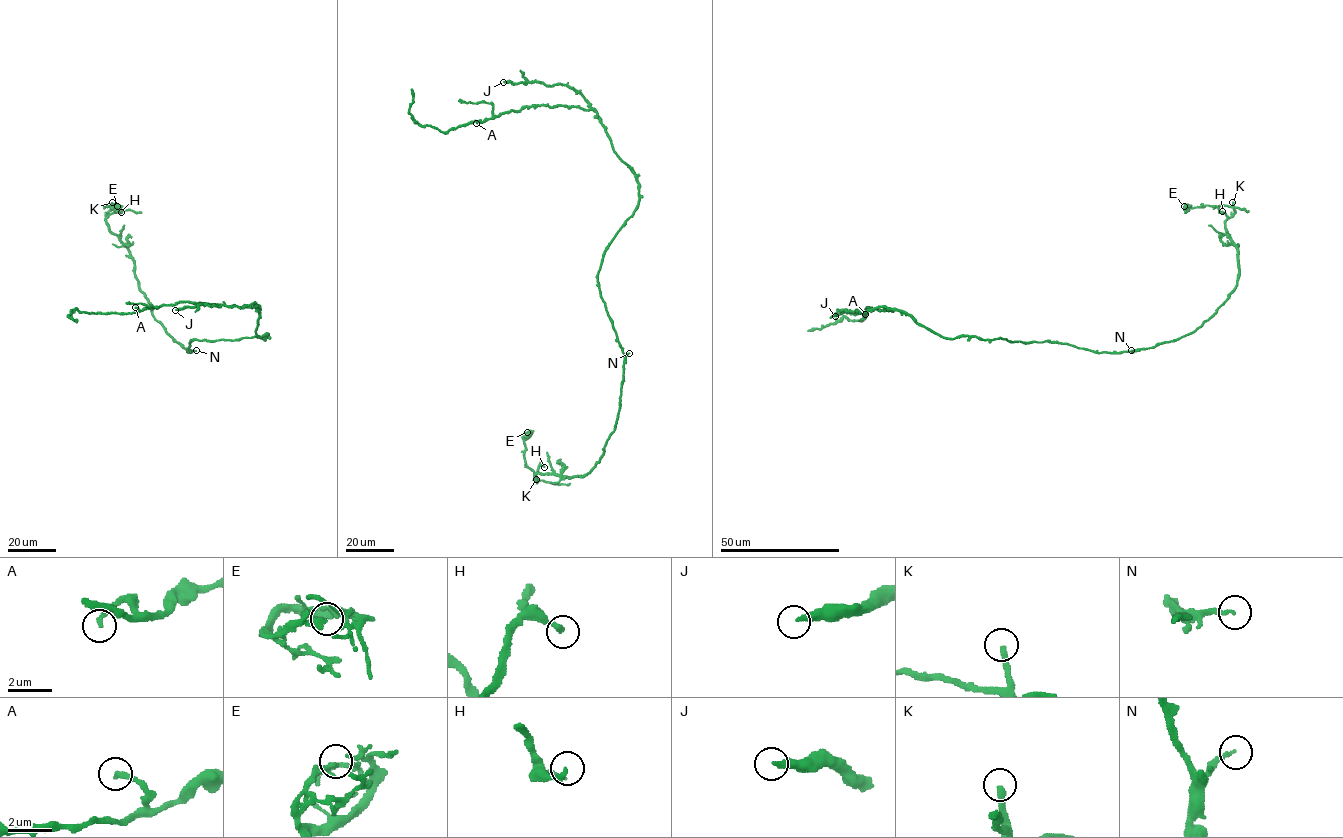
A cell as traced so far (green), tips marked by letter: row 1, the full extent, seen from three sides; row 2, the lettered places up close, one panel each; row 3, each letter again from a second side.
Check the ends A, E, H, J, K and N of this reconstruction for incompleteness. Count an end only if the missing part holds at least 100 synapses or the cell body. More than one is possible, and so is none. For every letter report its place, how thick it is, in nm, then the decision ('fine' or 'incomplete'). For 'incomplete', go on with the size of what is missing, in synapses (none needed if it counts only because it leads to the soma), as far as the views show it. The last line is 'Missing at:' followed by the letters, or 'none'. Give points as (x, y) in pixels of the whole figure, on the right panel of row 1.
A: place (865, 314); calibre 240 nm; fine
E: place (1184, 206); calibre 240 nm; fine
H: place (1222, 211); calibre 240 nm; fine
J: place (835, 316); calibre 280 nm; incomplete; 190 synapses
K: place (1232, 202); calibre 260 nm; incomplete
N: place (1131, 350); calibre 170 nm; fine
Missing at: J, K

